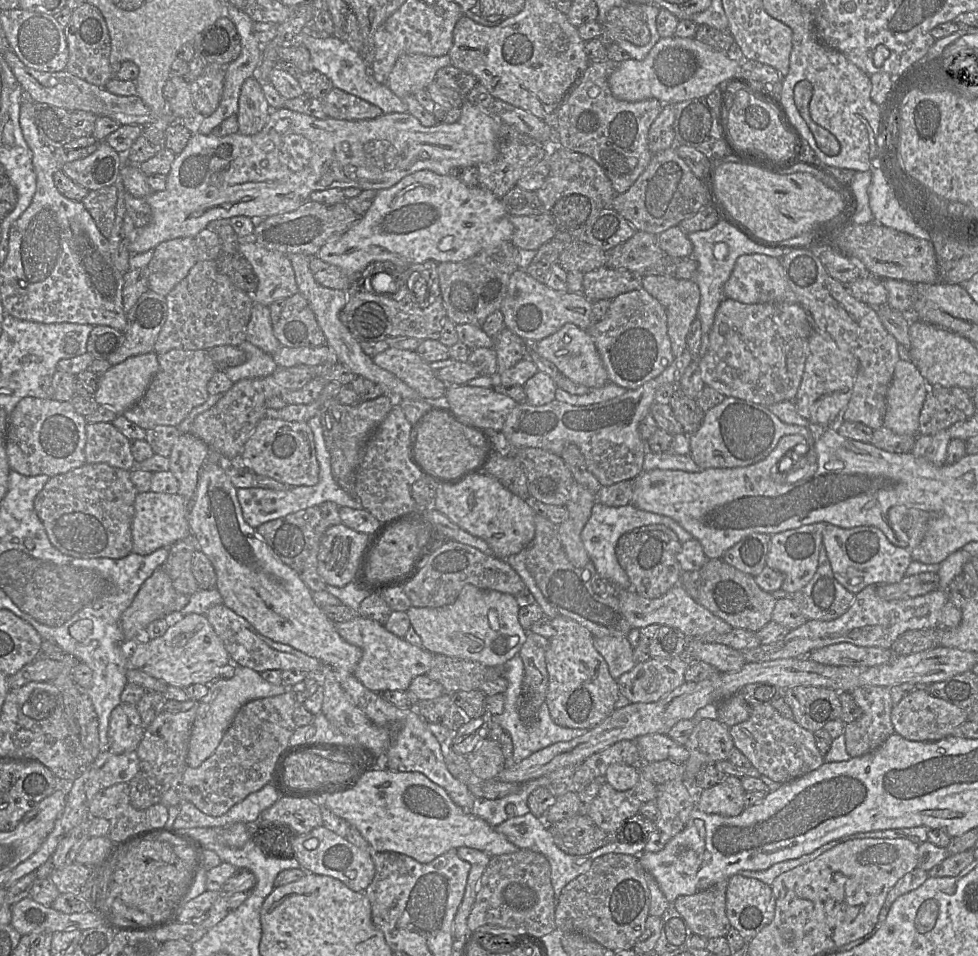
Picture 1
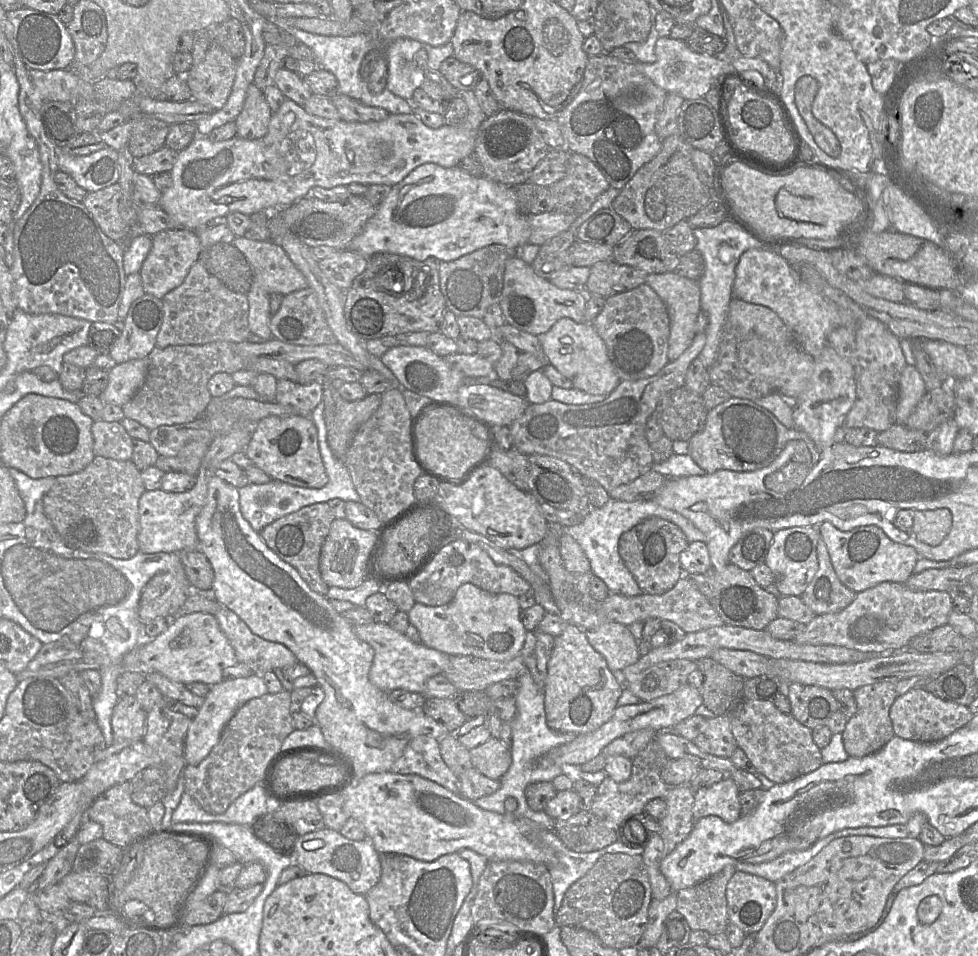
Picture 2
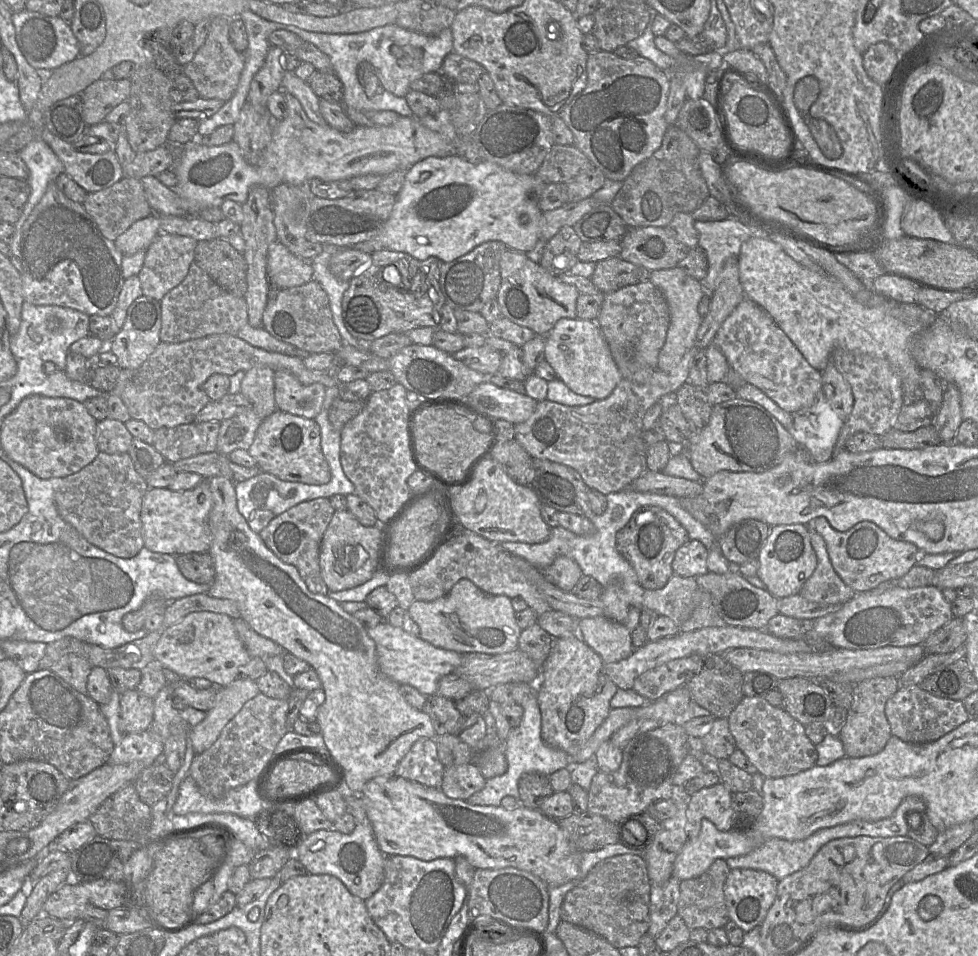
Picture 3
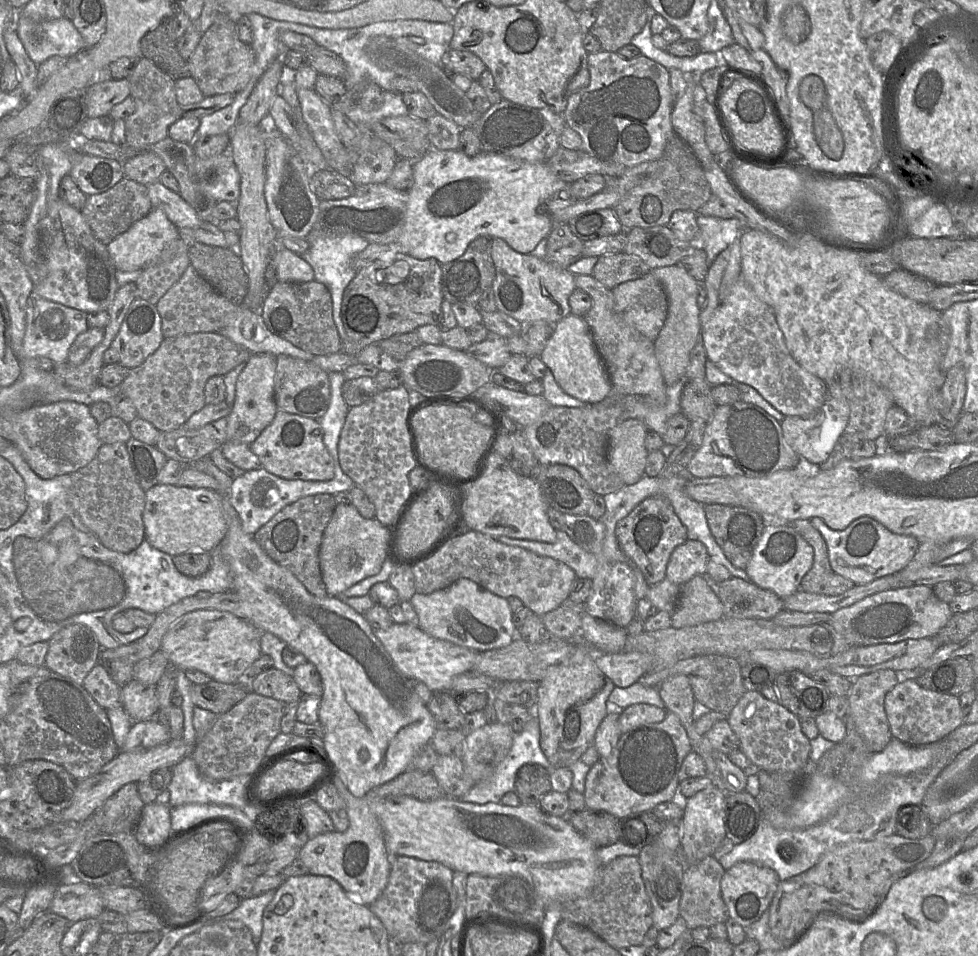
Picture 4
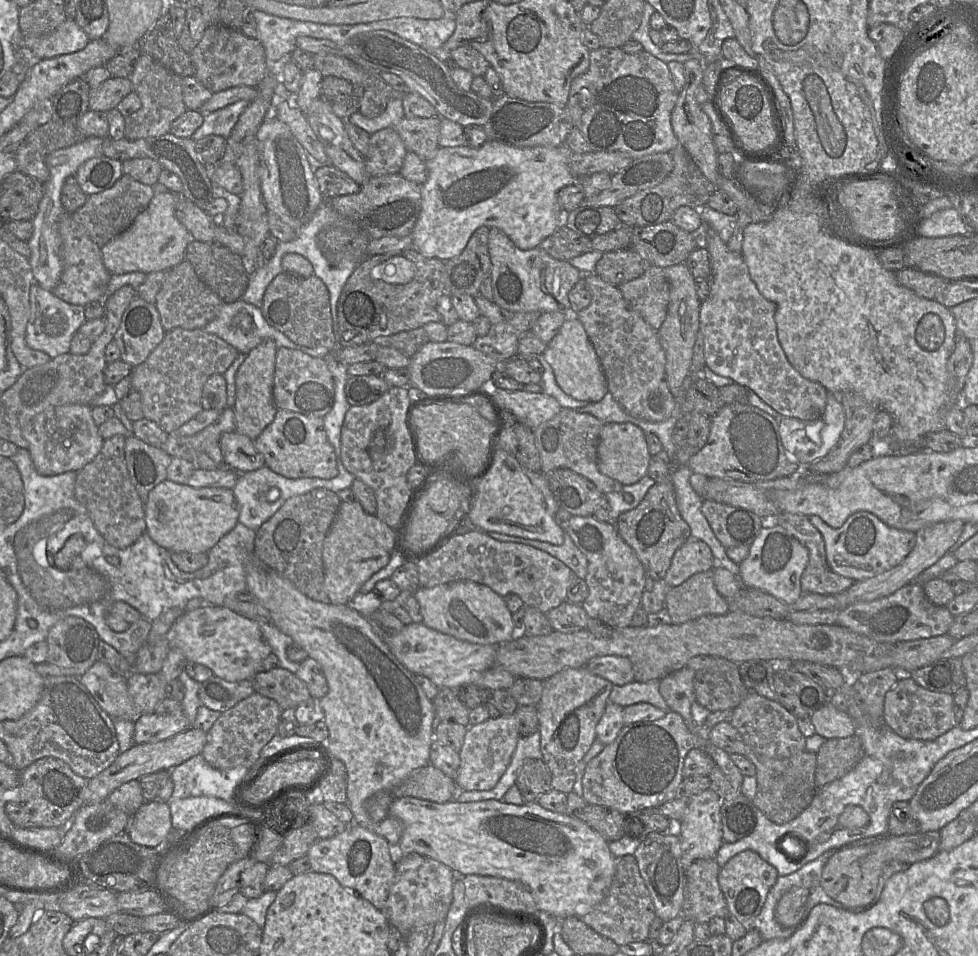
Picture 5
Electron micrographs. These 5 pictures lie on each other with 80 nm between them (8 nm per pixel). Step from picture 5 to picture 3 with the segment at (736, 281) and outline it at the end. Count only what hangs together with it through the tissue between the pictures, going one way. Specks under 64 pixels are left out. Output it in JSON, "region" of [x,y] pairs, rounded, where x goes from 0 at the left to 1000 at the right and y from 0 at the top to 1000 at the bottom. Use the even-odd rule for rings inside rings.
{"region":[[[761,312],[741,334],[730,351],[729,358],[741,372],[745,384],[758,395],[780,409],[798,427],[807,432],[829,425],[835,417],[839,405],[839,388],[831,385],[789,332],[771,315]]]}

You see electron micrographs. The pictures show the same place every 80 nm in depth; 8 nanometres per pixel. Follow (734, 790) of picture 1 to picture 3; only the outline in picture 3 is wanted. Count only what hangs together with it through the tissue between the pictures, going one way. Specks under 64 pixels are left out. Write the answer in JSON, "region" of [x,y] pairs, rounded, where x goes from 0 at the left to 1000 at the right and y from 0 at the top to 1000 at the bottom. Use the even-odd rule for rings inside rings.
{"region":[[[737,818],[726,823],[718,824],[714,828],[710,829],[708,833],[702,834],[701,871],[703,878],[712,877],[715,873],[715,870],[717,868],[717,859],[720,856],[726,858],[735,869],[739,869],[739,870],[746,869],[748,866],[748,854],[749,854],[749,846],[747,844],[747,835],[748,835],[748,829]]]}

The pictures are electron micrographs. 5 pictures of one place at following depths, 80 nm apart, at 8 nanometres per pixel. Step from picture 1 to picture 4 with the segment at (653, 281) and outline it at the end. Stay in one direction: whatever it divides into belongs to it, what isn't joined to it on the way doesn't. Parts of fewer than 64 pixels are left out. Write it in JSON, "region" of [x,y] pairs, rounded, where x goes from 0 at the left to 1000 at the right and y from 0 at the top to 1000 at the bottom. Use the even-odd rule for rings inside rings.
{"region":[[[686,277],[686,278],[682,278],[682,279],[676,279],[676,280],[670,280],[670,281],[666,281],[665,285],[669,288],[669,290],[676,296],[676,298],[678,299],[680,305],[681,305],[681,309],[682,309],[682,312],[683,312],[683,317],[684,317],[684,320],[683,320],[683,329],[682,329],[682,333],[681,333],[681,336],[680,336],[680,339],[678,341],[678,343],[676,344],[672,355],[669,357],[669,361],[670,361],[670,370],[671,370],[671,374],[672,374],[672,378],[673,378],[673,381],[675,383],[675,386],[676,386],[676,389],[677,389],[677,392],[678,392],[678,395],[679,395],[679,399],[681,401],[682,404],[686,404],[686,403],[689,403],[690,401],[692,401],[696,395],[698,394],[702,394],[701,393],[701,389],[702,389],[702,386],[703,386],[703,383],[706,381],[706,378],[707,378],[707,371],[708,371],[708,367],[710,365],[710,363],[713,361],[713,359],[715,358],[715,356],[717,356],[717,336],[716,336],[716,329],[717,329],[717,326],[718,324],[715,322],[714,320],[714,309],[715,309],[715,300],[716,300],[716,297],[719,297],[719,296],[714,296],[702,283],[701,281],[696,278],[696,277]]]}

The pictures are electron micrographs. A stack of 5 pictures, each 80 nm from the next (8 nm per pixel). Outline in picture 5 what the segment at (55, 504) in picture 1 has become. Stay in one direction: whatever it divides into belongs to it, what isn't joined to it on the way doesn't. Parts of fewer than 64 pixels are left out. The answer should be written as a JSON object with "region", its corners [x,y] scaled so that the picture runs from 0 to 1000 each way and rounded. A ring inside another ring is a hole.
{"region":[[[118,455],[106,460],[98,478],[78,496],[76,519],[88,532],[105,564],[121,574],[137,569],[149,556],[147,528],[134,504],[127,474],[129,457]]]}

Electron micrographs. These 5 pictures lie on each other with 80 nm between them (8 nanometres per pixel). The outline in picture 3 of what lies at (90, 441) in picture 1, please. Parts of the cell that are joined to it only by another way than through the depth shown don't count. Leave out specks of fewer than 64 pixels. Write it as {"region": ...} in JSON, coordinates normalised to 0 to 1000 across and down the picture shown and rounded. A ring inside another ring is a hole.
{"region":[[[108,437],[99,442],[98,463],[101,473],[109,475],[131,474],[136,456],[127,442]]]}

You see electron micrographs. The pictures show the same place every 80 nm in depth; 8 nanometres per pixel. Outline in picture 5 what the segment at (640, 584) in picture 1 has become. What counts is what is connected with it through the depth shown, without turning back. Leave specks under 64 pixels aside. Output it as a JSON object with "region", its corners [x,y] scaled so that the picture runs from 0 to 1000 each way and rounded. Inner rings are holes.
{"region":[[[671,504],[648,532],[633,539],[630,552],[636,564],[648,575],[664,604],[678,608],[690,576],[707,563],[704,549],[691,528],[687,504]]]}

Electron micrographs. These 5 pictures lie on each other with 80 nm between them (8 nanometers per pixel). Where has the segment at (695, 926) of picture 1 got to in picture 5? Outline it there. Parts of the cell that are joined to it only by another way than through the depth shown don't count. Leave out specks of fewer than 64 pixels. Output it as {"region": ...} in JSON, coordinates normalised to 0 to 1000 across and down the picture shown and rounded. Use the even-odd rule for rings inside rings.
{"region":[[[731,897],[713,899],[700,910],[700,932],[696,958],[711,965],[725,963],[730,959],[742,960],[746,955],[740,935],[735,926],[736,906]]]}

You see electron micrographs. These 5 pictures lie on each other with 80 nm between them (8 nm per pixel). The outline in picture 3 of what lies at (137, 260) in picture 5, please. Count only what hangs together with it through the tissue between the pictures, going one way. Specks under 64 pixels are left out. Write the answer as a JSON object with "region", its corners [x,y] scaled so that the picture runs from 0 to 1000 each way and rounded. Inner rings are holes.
{"region":[[[155,223],[137,232],[117,254],[126,267],[136,267],[143,262],[150,262],[163,245],[164,225]]]}

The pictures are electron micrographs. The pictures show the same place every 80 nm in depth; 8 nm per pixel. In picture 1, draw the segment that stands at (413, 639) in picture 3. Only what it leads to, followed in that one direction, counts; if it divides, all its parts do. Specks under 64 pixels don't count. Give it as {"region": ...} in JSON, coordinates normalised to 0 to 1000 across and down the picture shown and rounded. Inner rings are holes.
{"region":[[[366,644],[358,650],[343,652],[343,658],[352,671],[369,679],[370,687],[361,706],[380,724],[416,723],[420,712],[437,705],[442,697],[444,684],[404,665],[385,650]]]}

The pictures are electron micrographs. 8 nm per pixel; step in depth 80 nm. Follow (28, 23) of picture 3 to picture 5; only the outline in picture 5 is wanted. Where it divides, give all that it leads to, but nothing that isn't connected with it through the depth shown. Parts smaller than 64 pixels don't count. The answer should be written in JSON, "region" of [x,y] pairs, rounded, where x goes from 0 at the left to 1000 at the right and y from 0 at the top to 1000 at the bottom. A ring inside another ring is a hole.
{"region":[[[69,20],[48,38],[27,40],[25,47],[31,51],[36,62],[44,63],[82,53],[92,43],[77,21]]]}

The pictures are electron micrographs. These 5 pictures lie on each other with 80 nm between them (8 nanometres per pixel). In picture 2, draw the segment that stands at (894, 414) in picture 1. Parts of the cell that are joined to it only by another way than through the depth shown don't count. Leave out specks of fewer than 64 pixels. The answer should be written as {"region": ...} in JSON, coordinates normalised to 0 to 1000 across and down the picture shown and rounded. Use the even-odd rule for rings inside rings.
{"region":[[[926,382],[918,403],[915,444],[926,442],[947,410],[946,401],[938,385],[934,382]]]}

